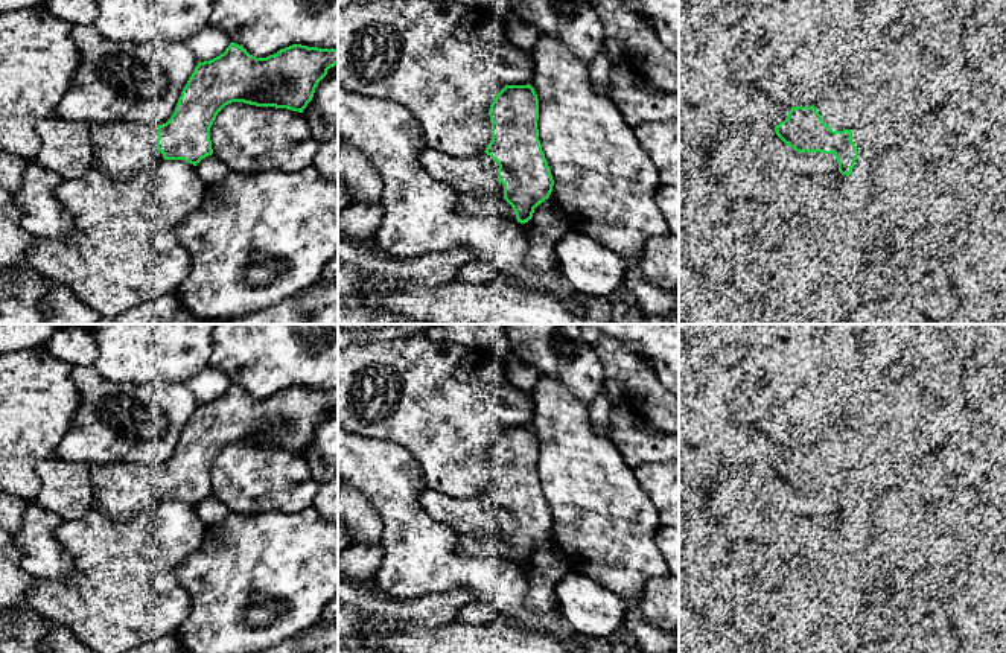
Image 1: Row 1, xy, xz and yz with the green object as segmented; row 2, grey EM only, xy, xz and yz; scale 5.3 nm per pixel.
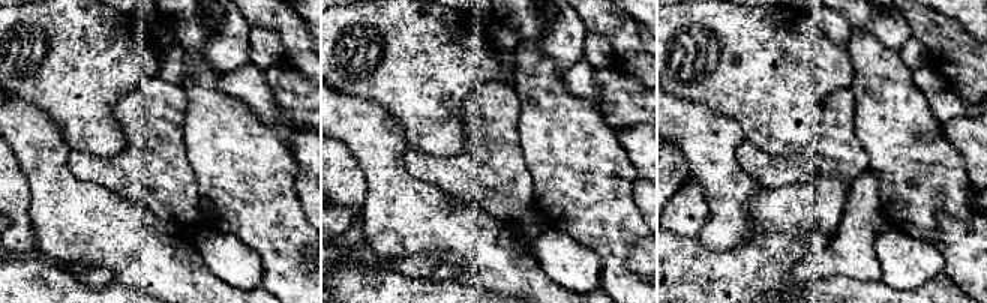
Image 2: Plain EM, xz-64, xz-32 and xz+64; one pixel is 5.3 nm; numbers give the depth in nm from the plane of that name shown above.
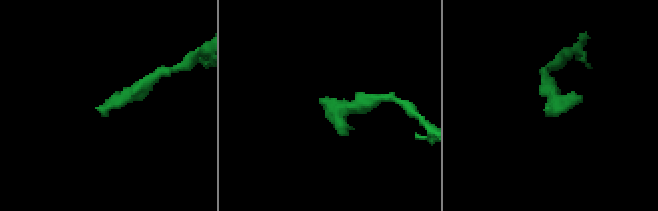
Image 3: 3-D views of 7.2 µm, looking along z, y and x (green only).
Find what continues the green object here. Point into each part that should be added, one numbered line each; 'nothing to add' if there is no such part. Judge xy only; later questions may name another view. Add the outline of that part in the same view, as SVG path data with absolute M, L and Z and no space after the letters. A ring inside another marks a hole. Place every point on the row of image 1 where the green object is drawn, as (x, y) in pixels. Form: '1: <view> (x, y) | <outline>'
1: xy (120, 149) | M94 122L90 126L93 166L107 177L125 181L163 160L157 151L158 125Z

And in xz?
1: xz (478, 174) | M426 146L420 161L429 177L458 193L504 198L504 184L498 181L499 166L485 152L476 157L452 157Z

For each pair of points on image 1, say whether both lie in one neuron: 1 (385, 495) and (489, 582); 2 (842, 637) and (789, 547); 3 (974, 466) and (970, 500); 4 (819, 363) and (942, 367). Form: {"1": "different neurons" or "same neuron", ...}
{"1": "same neuron", "2": "different neurons", "3": "different neurons", "4": "different neurons"}

